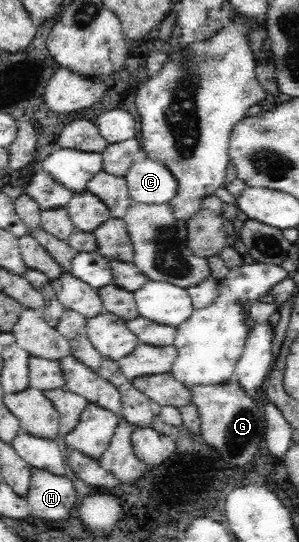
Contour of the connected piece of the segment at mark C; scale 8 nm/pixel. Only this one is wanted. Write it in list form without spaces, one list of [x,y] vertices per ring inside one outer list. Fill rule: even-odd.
[[[145,157],[134,162],[124,178],[134,203],[161,205],[176,196],[176,177],[173,177],[165,163],[157,162],[153,158]]]

